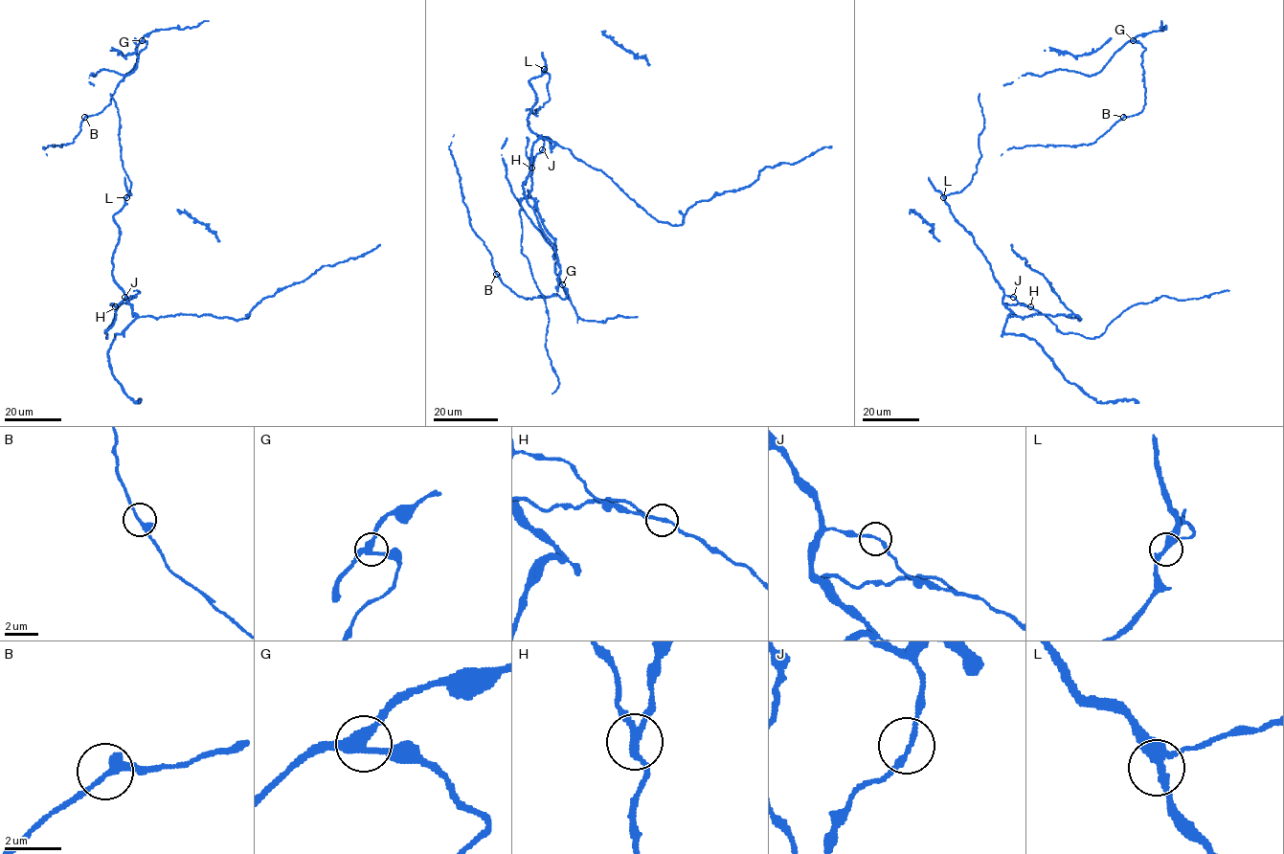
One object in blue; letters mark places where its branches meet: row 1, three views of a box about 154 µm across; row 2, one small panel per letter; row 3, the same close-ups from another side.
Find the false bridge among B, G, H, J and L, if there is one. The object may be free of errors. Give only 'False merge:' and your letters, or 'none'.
False merge: H

